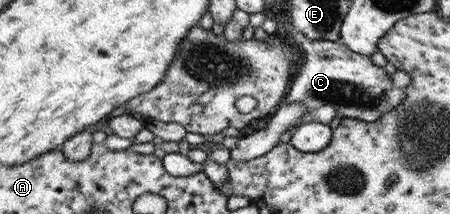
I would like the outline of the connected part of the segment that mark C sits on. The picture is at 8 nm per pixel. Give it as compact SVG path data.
M290 30L290 38L303 56L294 68L281 104L300 102L310 114L320 106L332 106L346 118L374 122L380 119L380 115L402 103L404 88L395 87L390 74L384 68L373 65L368 56L356 54L340 42L308 40L296 30Z

